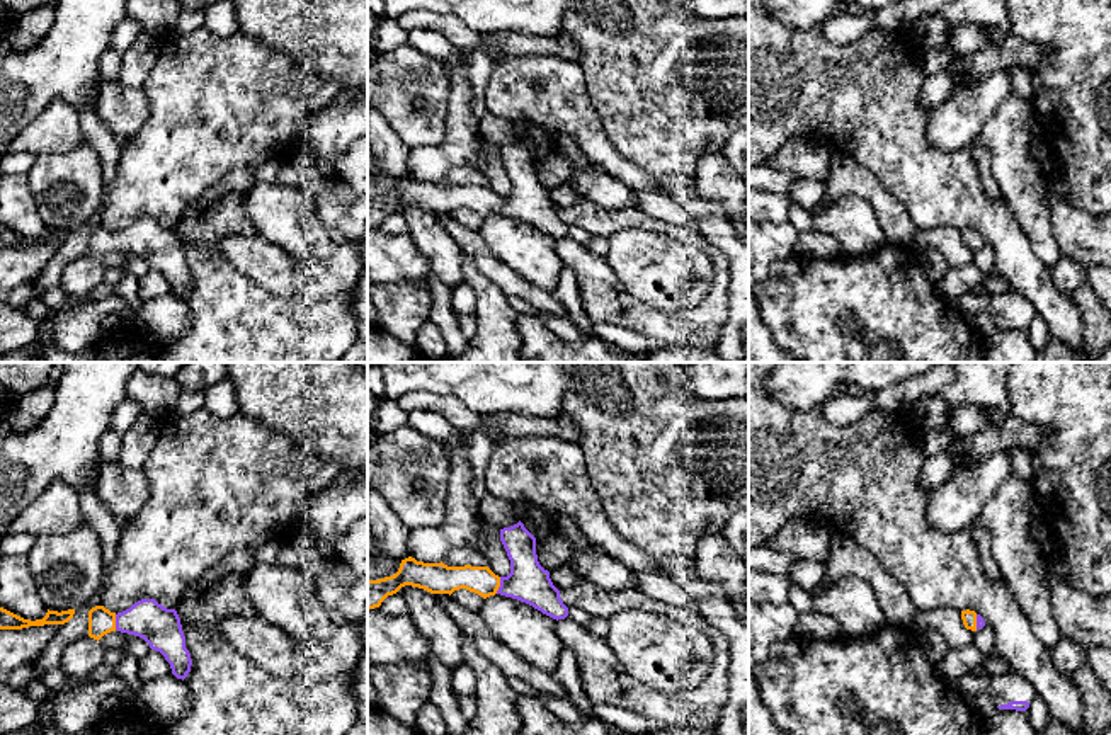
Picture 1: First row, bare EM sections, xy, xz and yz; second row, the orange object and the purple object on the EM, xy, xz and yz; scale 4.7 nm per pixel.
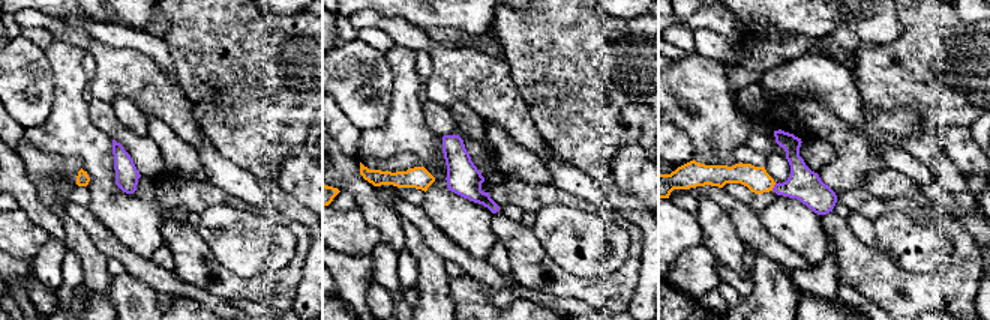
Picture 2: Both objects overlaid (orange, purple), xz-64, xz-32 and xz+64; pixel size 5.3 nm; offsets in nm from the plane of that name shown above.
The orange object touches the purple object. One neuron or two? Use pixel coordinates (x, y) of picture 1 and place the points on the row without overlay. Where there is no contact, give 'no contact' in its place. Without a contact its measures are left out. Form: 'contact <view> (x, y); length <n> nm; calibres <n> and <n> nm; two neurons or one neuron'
contact xz (499, 205); length 80 nm; calibres 140 and 190 nm; one neuron

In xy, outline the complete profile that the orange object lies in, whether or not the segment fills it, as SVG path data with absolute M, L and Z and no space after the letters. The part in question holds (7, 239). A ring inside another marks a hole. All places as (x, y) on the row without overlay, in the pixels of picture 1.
M0 226L0 248L22 248L29 245L65 243L73 236L73 233L75 228L68 228L61 231L48 228L43 238L31 240Z

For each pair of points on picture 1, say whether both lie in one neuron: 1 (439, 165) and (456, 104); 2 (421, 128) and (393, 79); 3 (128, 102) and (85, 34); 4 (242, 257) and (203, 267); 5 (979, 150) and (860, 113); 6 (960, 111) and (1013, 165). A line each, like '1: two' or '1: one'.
1: one
2: one
3: two
4: two
5: two
6: two

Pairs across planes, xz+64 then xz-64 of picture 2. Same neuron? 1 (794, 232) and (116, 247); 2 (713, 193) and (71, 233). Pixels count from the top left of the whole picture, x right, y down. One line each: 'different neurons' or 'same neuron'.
1: different neurons
2: different neurons

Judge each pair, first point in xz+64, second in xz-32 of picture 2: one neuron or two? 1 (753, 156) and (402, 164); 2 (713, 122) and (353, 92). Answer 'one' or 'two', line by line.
1: one
2: one

